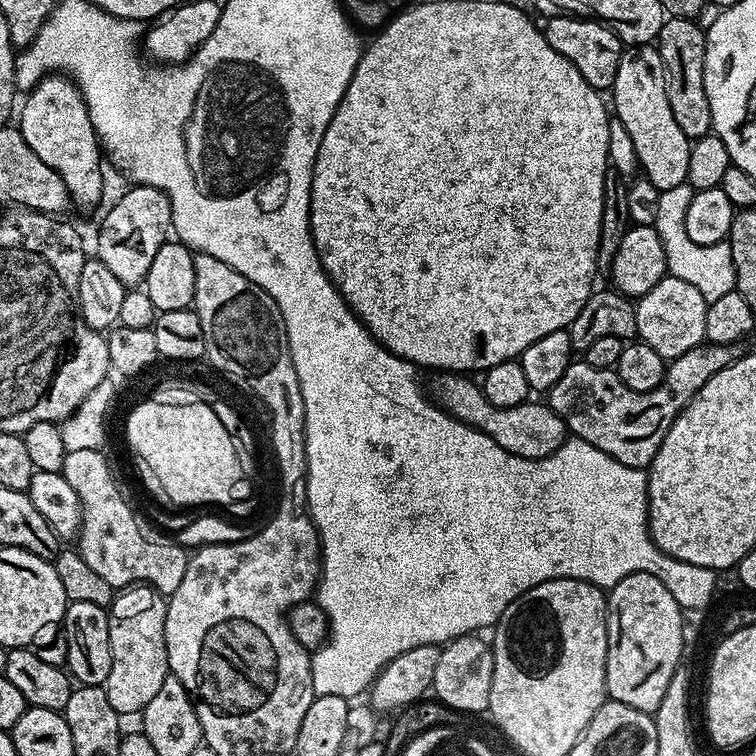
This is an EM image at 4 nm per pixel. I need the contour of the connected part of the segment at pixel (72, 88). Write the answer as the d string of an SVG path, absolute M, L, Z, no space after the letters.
M53 74L36 83L25 96L28 97L24 105L22 100L18 108L18 127L22 138L26 138L26 146L66 182L73 205L94 207L104 196L104 172L100 169L102 149L78 86L63 74Z

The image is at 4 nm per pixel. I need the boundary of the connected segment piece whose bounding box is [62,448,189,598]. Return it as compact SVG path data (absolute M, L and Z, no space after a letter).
M98 448L67 450L64 453L62 471L74 494L78 494L80 503L78 551L103 580L110 582L113 590L145 584L155 588L161 596L170 597L182 583L182 574L186 574L189 553L175 542L151 544L144 537L144 532L136 521L136 512L120 493L116 476L104 454Z

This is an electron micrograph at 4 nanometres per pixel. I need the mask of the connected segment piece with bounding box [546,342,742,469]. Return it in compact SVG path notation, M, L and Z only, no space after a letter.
M699 344L694 346L694 350L686 350L686 354L671 360L665 367L664 377L659 386L645 392L630 390L613 369L595 368L583 362L574 362L568 367L566 374L562 374L562 378L558 378L558 382L554 382L554 386L546 393L546 403L564 419L564 425L573 437L590 442L598 446L598 450L615 456L618 462L622 462L622 466L647 469L654 454L658 454L658 446L662 438L666 438L674 418L678 418L678 414L688 405L690 398L694 398L694 394L702 390L702 386L706 386L706 382L710 382L710 378L714 378L718 370L733 364L741 354L741 349L734 344Z

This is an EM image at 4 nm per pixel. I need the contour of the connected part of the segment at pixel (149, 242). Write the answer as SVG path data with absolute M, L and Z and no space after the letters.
M138 184L129 189L105 214L100 224L100 237L96 240L95 255L106 262L118 282L126 286L140 286L150 270L150 262L154 262L154 254L158 254L172 232L172 207L168 195L154 186Z

